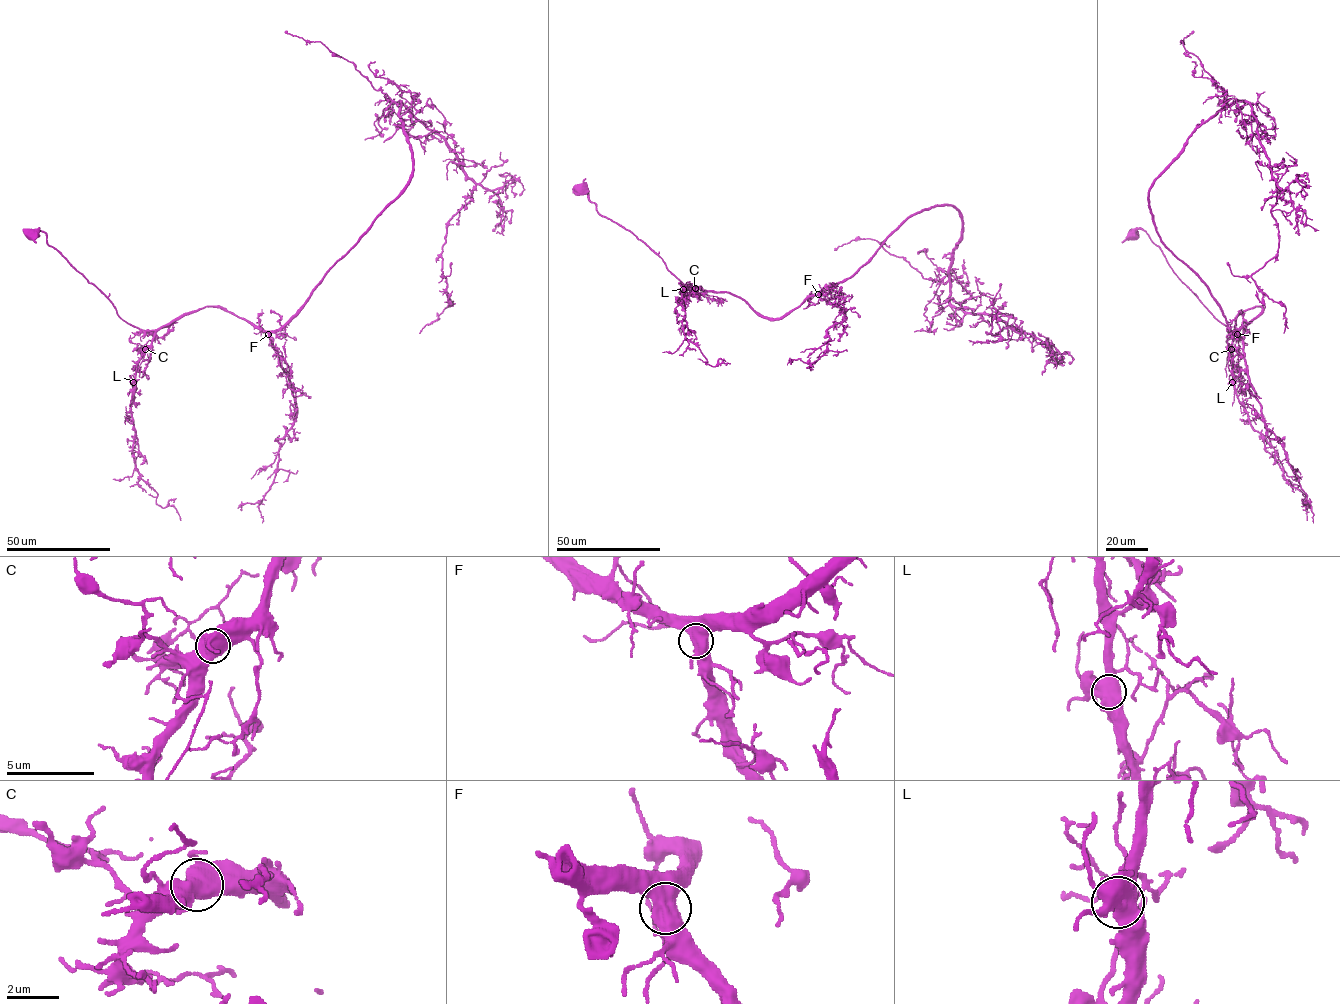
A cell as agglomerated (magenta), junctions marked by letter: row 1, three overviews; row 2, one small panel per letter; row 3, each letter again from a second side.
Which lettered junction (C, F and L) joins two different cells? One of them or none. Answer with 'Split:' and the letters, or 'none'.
Split: none

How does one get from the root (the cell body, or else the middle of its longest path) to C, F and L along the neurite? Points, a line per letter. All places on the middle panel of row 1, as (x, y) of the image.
C: (579, 188), (582, 188), (599, 213), (641, 240), (684, 284), (694, 287)
F: (579, 188), (599, 213), (641, 240), (688, 286), (729, 292), (759, 316), (774, 319), (818, 294)
L: (579, 188), (582, 188), (599, 213), (641, 240), (684, 284), (704, 290), (683, 289)

